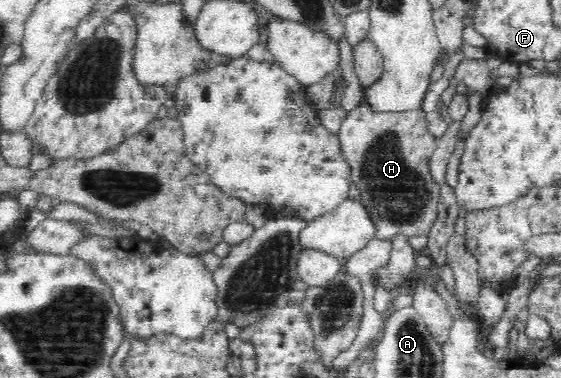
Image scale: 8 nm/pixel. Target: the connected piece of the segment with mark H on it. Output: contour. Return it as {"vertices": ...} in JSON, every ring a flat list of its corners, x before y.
{"vertices":[[364,97,358,107,343,115,339,129,339,141,344,158,351,166,351,177,360,192,360,204,369,214,375,228,375,238,391,240,394,236,406,237,428,234,430,225,437,215,440,198,440,183,431,175,429,167,432,153,437,149,438,139,434,138,424,122,424,112,372,112]]}

